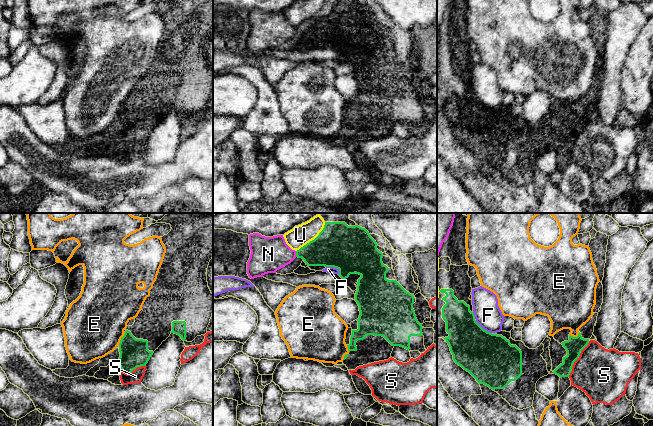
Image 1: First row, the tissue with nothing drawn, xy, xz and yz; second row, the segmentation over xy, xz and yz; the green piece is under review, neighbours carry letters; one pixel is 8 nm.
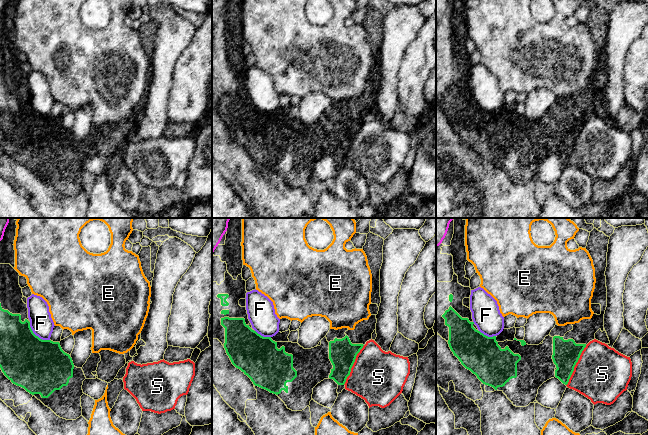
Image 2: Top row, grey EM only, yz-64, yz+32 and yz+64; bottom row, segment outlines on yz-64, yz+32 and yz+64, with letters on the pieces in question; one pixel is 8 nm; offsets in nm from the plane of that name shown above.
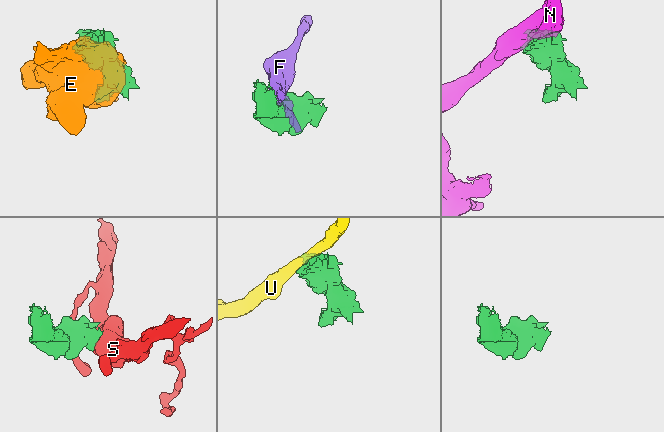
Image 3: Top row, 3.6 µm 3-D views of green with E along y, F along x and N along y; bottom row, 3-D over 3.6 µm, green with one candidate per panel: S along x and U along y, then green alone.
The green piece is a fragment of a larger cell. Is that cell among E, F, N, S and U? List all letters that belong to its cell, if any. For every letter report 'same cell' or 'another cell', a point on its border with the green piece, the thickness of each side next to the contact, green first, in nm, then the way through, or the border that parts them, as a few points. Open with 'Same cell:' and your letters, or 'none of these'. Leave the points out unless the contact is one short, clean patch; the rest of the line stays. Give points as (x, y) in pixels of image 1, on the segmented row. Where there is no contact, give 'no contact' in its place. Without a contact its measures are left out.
Same cell: none of these
E: another cell | xy (121, 339) | 220/480 nm | along xy (125, 332), (118, 345)
F: another cell | xz (334, 267) | 380/50 nm
N: another cell | xz (296, 254) | 260/280 nm | along xz (295, 251), (296, 256)
S: another cell | yz (577, 358) | 140/400 nm | along yz (589, 341), (574, 362), (572, 371), (568, 376)
U: another cell | xz (314, 239) | 360/170 nm

